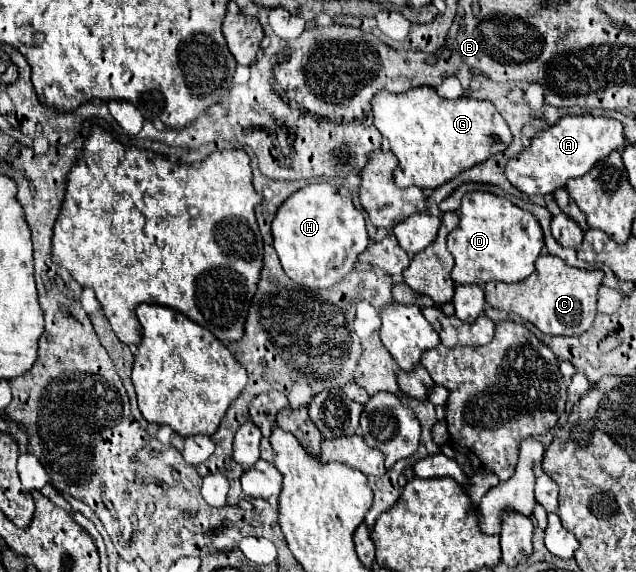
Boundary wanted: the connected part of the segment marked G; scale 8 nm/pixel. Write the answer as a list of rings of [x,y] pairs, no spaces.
[[[422,87],[422,89],[410,89],[406,93],[398,93],[398,95],[378,93],[374,97],[372,109],[374,109],[374,125],[390,141],[390,149],[400,161],[398,169],[394,171],[394,181],[402,189],[416,185],[422,191],[434,191],[436,187],[442,187],[444,183],[452,181],[462,171],[488,161],[492,155],[506,151],[508,145],[512,143],[512,133],[506,121],[490,101],[478,101],[470,97],[458,97],[450,101],[450,99],[442,99],[430,87]]]

